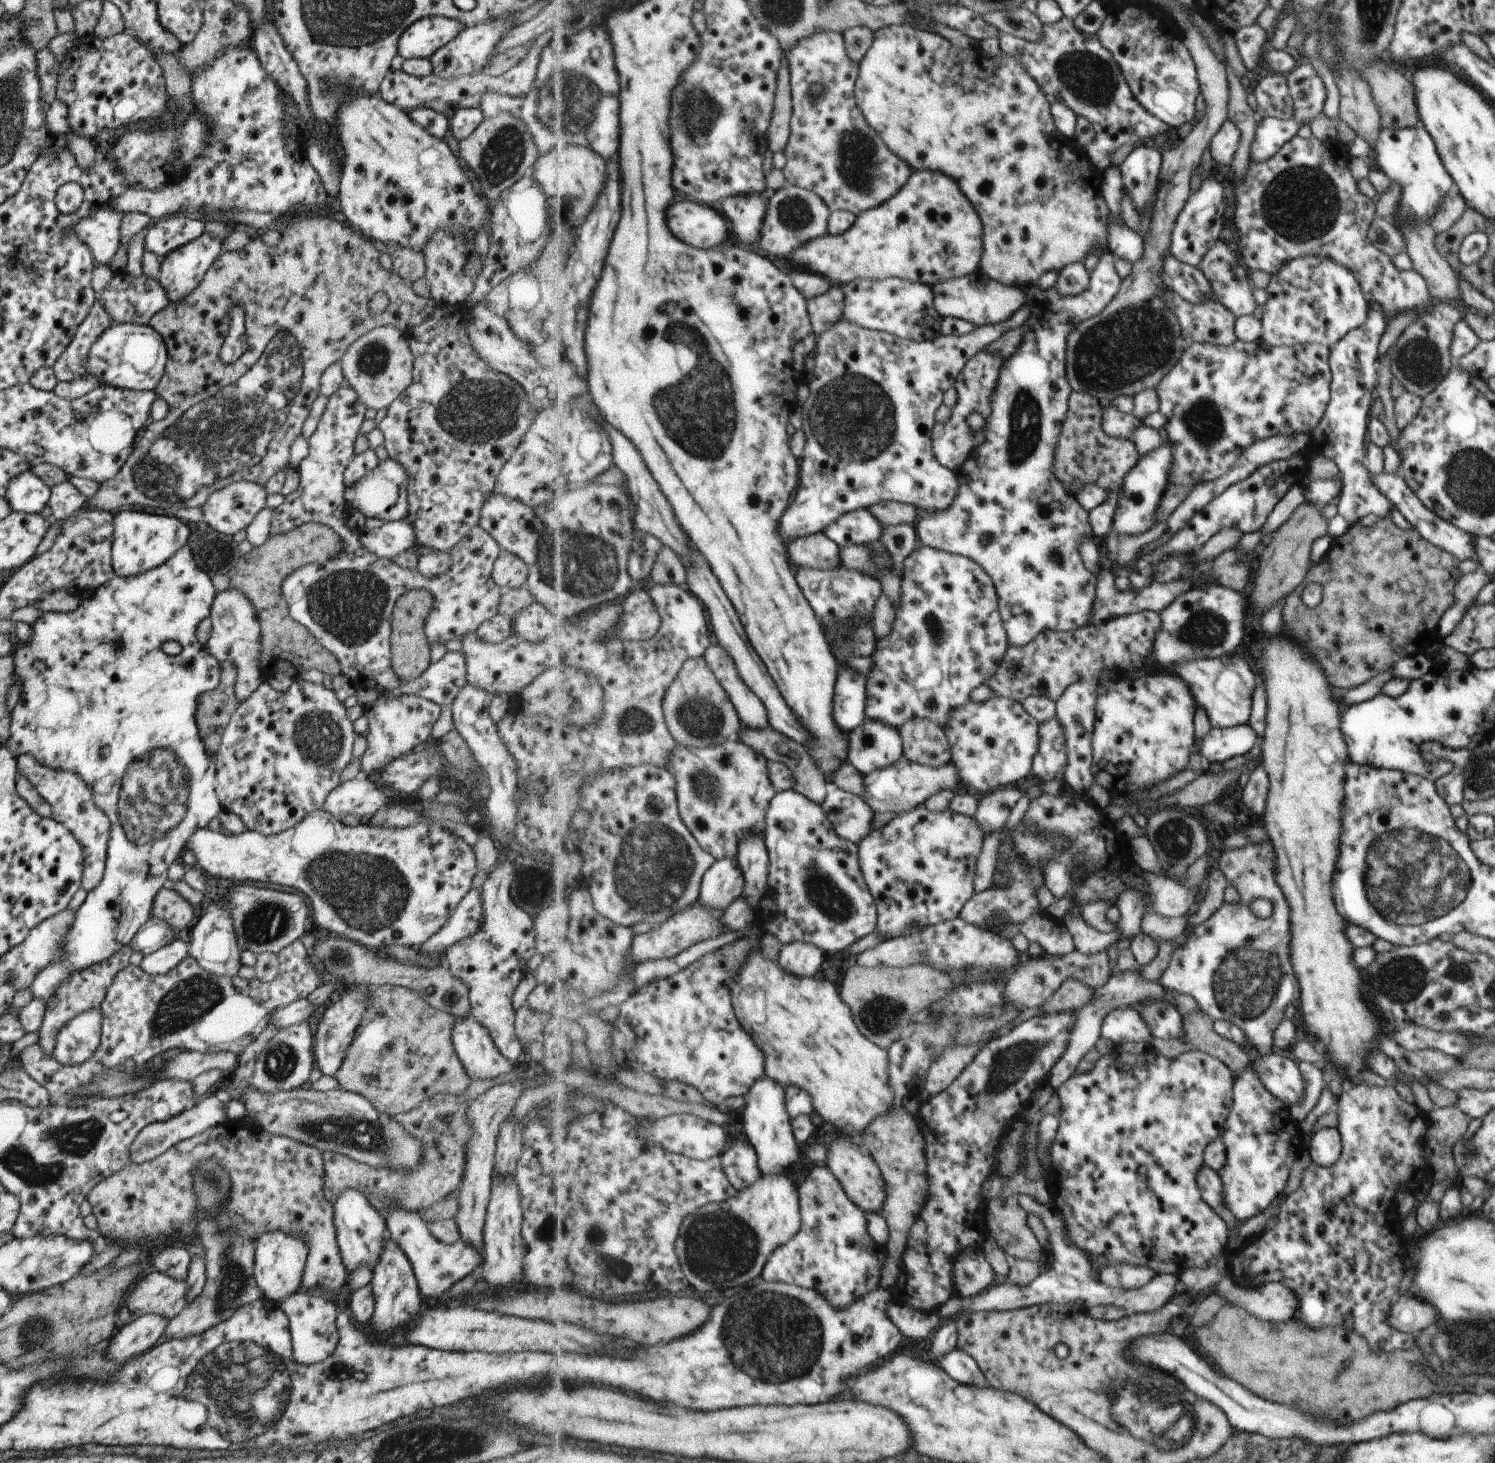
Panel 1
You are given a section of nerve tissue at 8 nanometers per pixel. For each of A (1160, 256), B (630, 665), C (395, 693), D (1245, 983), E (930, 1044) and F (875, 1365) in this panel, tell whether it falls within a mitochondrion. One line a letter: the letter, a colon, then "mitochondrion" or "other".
A: other
B: other
C: other
D: mitochondrion
E: mitochondrion
F: other

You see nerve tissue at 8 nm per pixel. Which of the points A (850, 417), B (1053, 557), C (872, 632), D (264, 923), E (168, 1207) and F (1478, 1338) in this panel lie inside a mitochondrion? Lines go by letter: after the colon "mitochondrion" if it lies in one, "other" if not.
A: mitochondrion
B: mitochondrion
C: other
D: mitochondrion
E: other
F: mitochondrion

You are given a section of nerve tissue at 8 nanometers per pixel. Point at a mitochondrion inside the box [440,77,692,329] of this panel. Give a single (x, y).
(506, 151)

